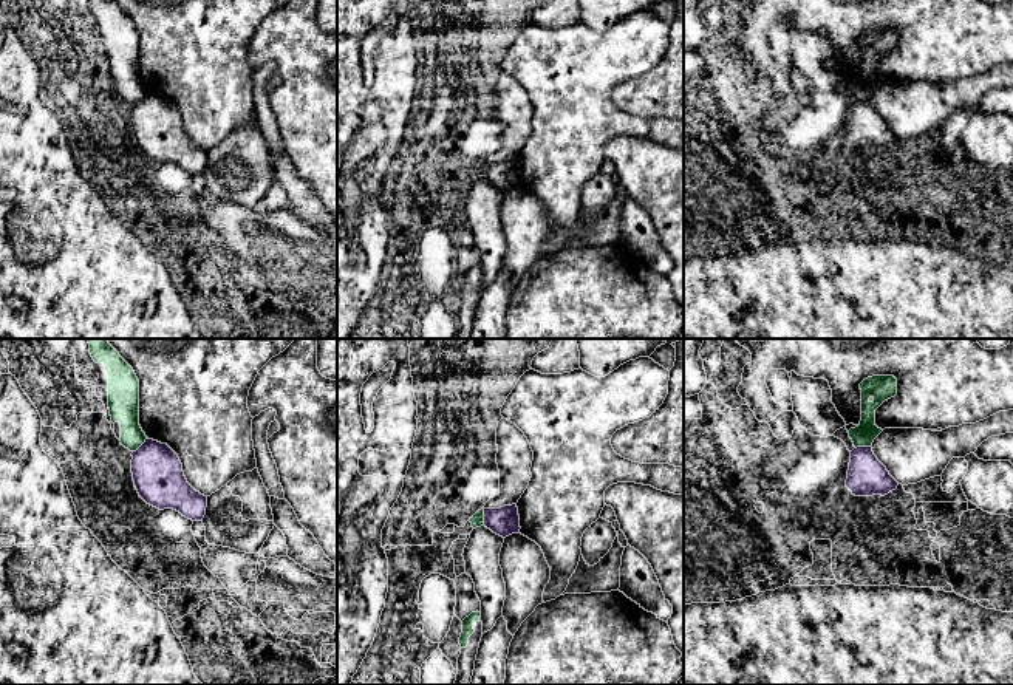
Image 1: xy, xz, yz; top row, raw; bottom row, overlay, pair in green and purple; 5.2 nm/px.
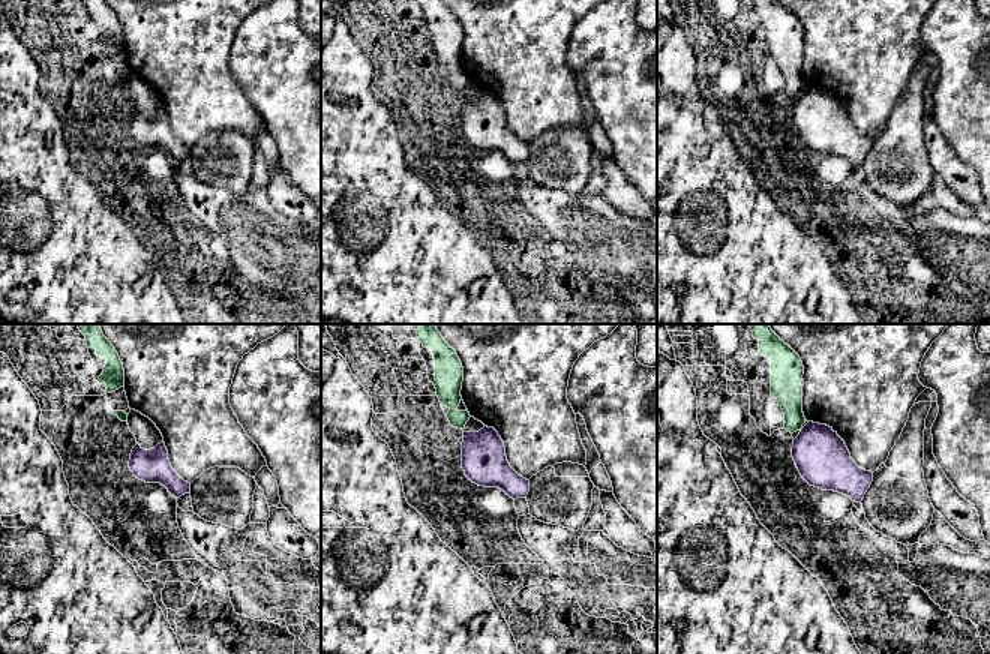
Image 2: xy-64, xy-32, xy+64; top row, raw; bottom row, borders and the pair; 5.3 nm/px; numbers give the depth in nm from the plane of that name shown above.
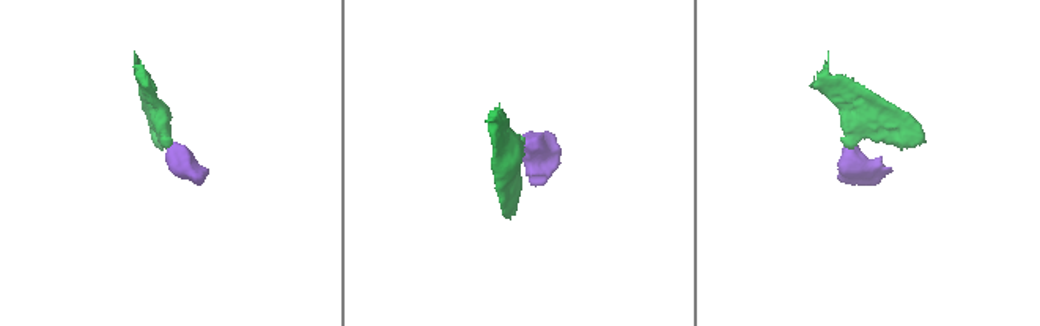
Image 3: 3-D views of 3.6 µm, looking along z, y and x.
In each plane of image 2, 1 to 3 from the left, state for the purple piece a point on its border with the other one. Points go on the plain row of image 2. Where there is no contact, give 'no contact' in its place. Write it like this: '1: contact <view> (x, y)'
1: no contact
2: no contact
3: no contact

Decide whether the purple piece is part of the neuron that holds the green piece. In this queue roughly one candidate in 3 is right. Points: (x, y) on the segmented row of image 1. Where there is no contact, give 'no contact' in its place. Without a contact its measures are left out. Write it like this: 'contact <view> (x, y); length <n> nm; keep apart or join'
contact xz (483, 517); length 90 nm; keep apart

